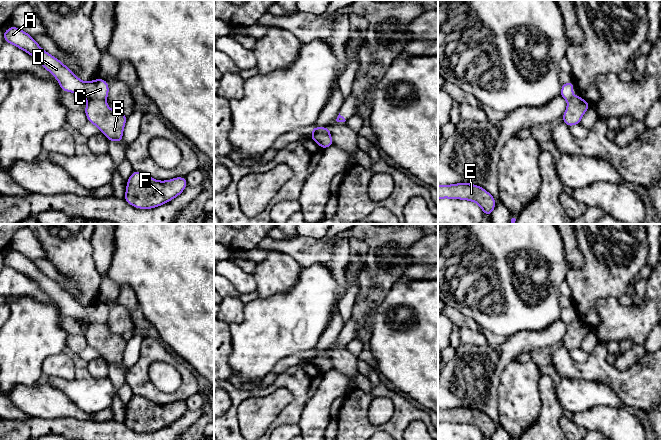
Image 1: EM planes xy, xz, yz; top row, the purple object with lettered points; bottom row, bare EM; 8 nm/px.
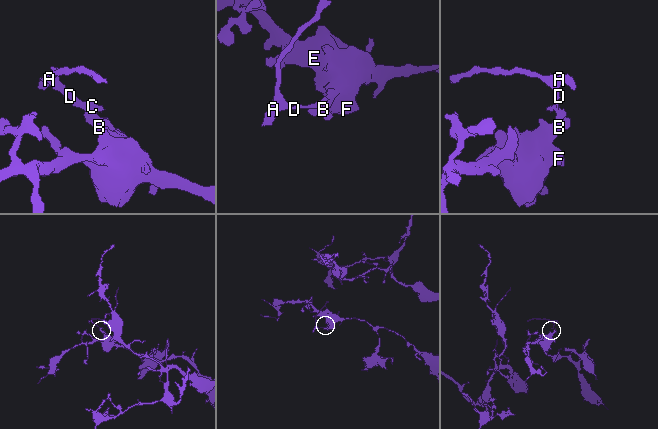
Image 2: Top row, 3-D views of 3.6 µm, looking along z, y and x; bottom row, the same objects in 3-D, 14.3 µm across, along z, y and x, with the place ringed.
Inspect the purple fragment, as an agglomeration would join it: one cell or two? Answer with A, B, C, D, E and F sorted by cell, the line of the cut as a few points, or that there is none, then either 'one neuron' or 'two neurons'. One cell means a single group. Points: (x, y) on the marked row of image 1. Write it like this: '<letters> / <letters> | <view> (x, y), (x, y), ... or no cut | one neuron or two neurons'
A C D / B E F | xy (105, 99), (89, 98), (87, 100) | two neurons

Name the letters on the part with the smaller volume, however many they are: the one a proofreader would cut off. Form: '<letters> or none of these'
A, C, D

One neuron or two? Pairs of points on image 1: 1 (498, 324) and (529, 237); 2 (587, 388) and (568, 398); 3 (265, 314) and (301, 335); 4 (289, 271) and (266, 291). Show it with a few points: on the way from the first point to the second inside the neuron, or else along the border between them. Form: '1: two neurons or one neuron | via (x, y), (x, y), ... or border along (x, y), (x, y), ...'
1: one neuron | via (508, 300), (502, 280), (502, 256), (505, 253)
2: one neuron | via (582, 393), (573, 396)
3: one neuron | via (274, 323), (290, 324), (292, 326)
4: one neuron | via (283, 274), (272, 285)

